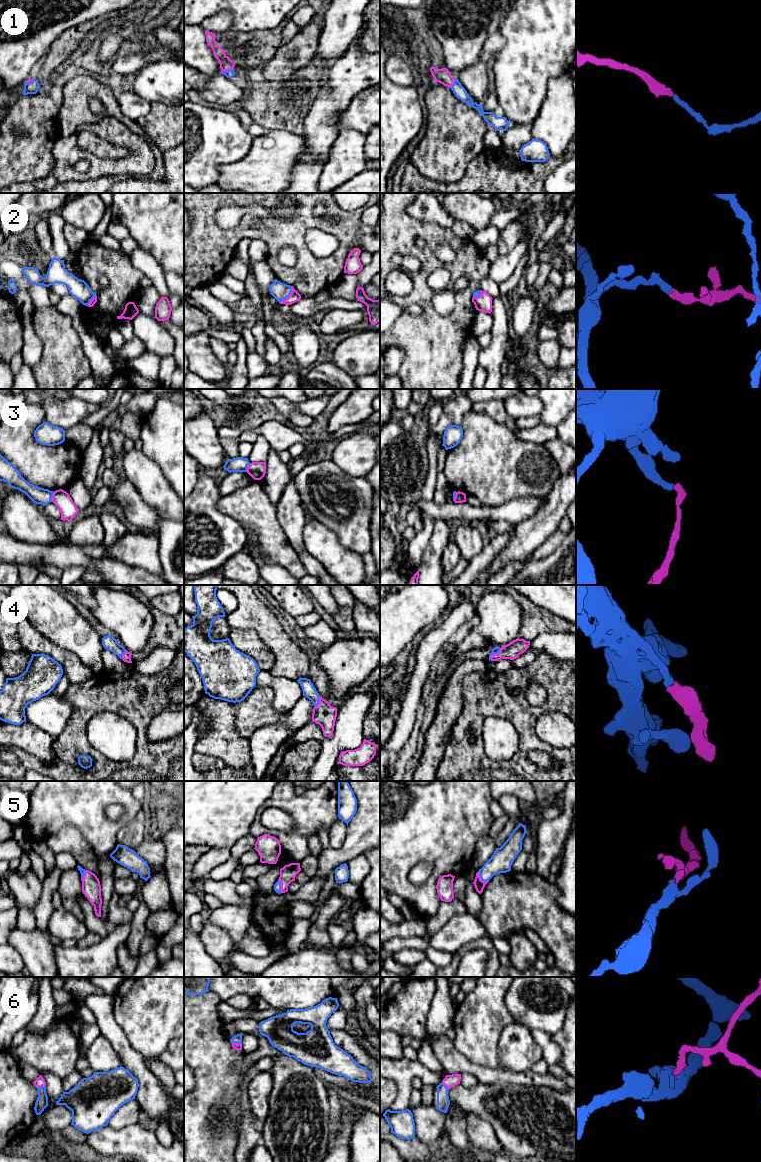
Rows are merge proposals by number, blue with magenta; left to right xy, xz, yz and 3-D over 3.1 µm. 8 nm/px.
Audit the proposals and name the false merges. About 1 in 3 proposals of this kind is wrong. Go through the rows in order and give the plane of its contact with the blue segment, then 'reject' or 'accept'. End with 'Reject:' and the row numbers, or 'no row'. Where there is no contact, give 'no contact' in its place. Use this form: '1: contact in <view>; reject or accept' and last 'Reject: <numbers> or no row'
1: contact in xz; accept
2: contact in xz; accept
3: contact in xy; reject
4: contact in yz; accept
5: contact in yz; accept
6: contact in xz; accept
Reject: 3

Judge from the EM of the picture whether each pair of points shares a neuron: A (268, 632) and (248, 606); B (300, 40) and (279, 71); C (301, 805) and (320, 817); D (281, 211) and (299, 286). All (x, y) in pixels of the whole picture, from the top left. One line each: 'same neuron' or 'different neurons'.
A: same neuron
B: same neuron
C: same neuron
D: different neurons

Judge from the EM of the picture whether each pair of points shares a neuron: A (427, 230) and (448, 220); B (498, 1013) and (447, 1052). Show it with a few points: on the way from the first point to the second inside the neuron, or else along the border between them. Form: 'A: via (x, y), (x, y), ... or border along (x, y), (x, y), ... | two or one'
A: border along (416, 218), (422, 221), (434, 221), (450, 229) | two
B: border along (452, 1041), (455, 1047), (471, 1062) | two

